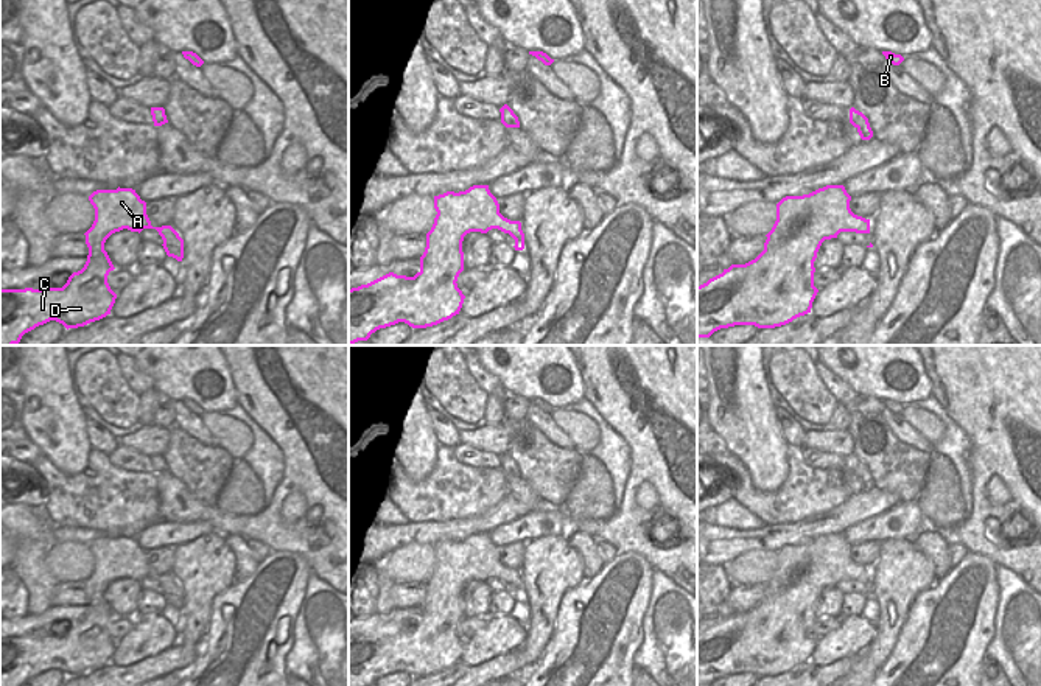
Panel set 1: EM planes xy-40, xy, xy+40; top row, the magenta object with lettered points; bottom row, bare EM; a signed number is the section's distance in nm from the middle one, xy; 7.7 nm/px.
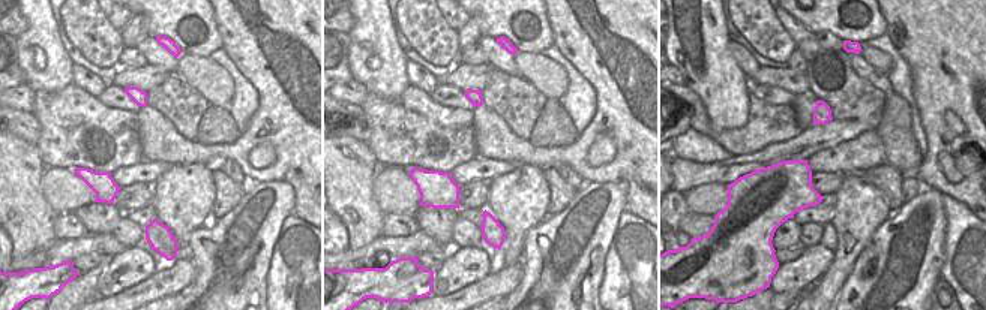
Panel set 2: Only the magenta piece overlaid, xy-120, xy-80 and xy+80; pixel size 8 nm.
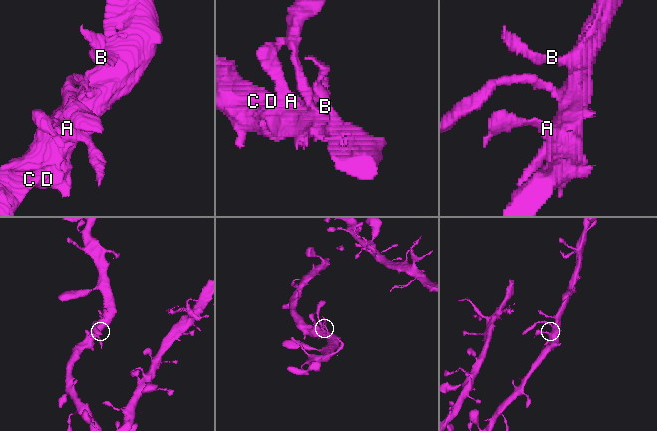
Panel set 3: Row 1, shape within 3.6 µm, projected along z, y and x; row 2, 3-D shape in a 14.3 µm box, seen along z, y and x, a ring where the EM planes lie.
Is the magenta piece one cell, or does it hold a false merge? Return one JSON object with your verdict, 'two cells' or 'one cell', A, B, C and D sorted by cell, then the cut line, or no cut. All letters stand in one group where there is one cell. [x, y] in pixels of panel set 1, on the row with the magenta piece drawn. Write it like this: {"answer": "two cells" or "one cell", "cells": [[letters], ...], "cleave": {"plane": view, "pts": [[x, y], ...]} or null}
{"answer": "one cell", "cells": [["A", "B", "C", "D"]], "cleave": null}

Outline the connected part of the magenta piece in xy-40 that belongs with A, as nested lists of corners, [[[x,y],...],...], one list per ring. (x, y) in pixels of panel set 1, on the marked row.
[[[132,188],[96,190],[89,196],[95,208],[95,221],[84,233],[89,255],[84,268],[73,272],[62,288],[44,289],[0,289],[0,345],[19,344],[22,336],[39,325],[50,320],[62,324],[67,330],[84,327],[110,314],[117,294],[107,283],[107,275],[114,271],[114,264],[104,250],[106,240],[123,229],[142,232],[143,229],[156,229],[163,240],[163,249],[168,257],[182,261],[184,240],[171,226],[152,227],[146,215],[146,202]]]

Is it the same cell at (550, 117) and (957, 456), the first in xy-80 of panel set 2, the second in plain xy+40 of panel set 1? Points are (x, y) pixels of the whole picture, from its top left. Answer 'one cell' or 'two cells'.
two cells

